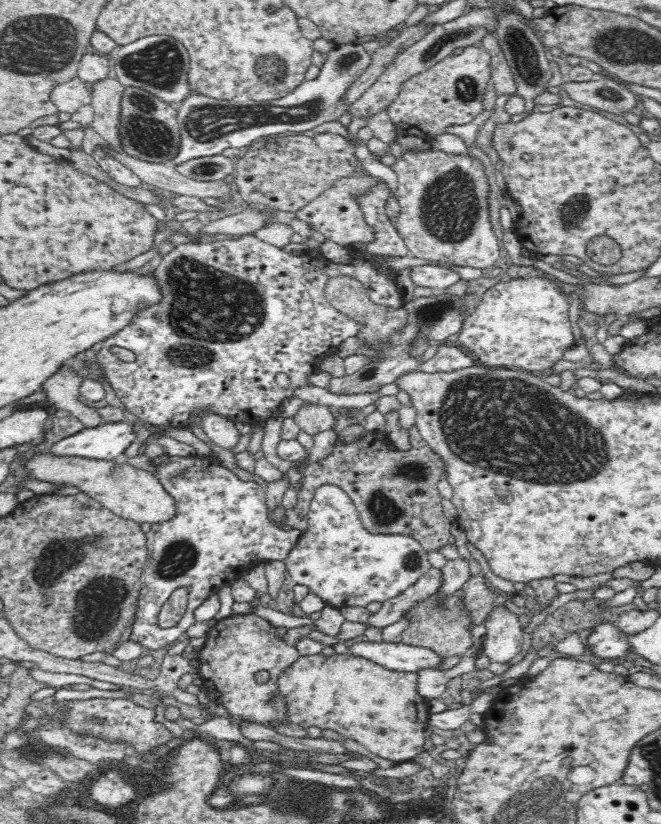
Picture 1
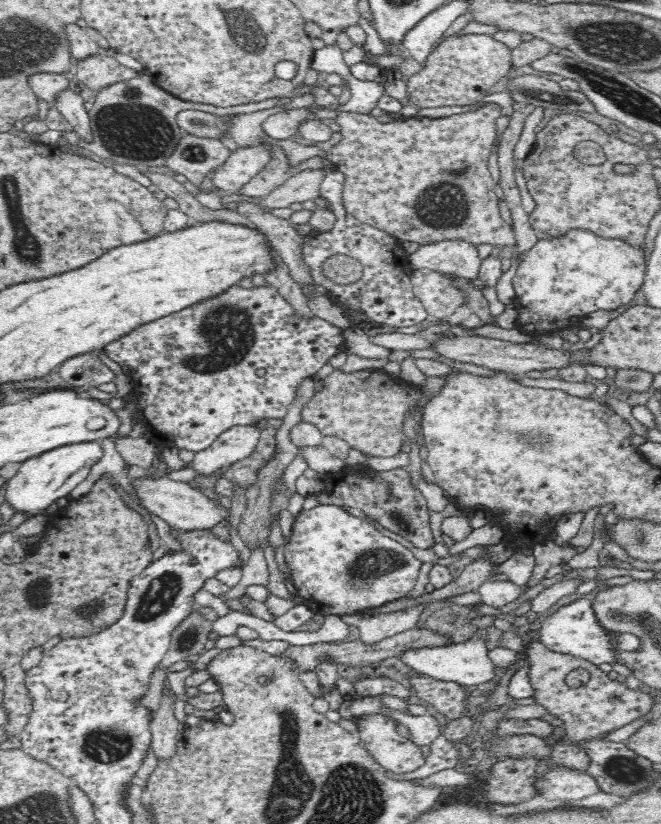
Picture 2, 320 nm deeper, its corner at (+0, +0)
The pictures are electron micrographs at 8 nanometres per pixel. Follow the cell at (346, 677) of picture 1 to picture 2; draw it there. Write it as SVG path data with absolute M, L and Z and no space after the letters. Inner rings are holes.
M382 714L360 715L356 724L369 753L388 771L406 774L425 764L422 748L396 731L397 719Z

